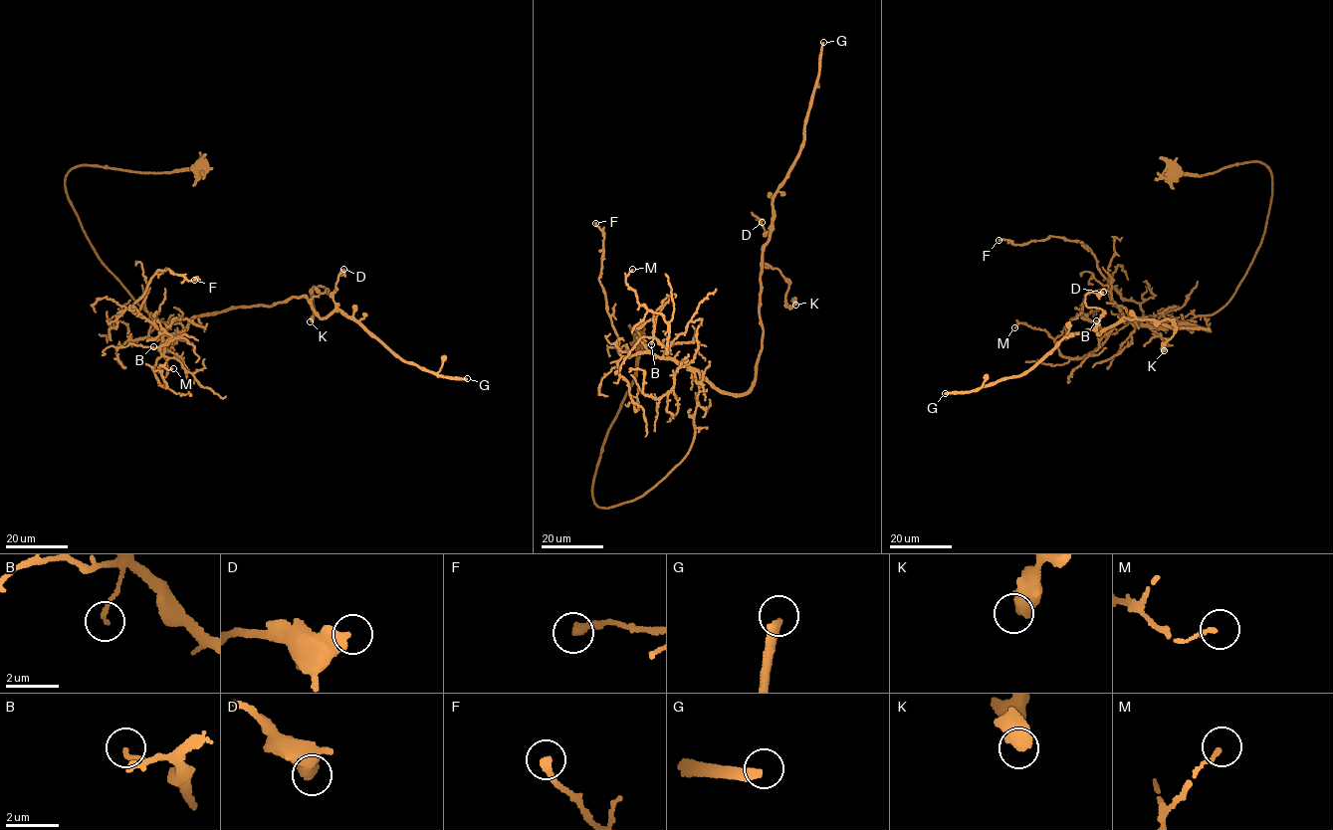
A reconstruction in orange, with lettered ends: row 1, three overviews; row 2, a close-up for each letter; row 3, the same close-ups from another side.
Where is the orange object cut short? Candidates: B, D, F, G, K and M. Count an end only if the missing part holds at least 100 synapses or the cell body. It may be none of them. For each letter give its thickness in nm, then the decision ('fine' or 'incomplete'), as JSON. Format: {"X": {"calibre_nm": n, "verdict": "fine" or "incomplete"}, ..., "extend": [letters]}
{"B": {"calibre_nm": 130, "verdict": "fine"}, "D": {"calibre_nm": 440, "verdict": "fine"}, "F": {"calibre_nm": 320, "verdict": "fine"}, "G": {"calibre_nm": 340, "verdict": "incomplete"}, "K": {"calibre_nm": 650, "verdict": "fine"}, "M": {"calibre_nm": 150, "verdict": "fine"}, "extend": ["G"]}

